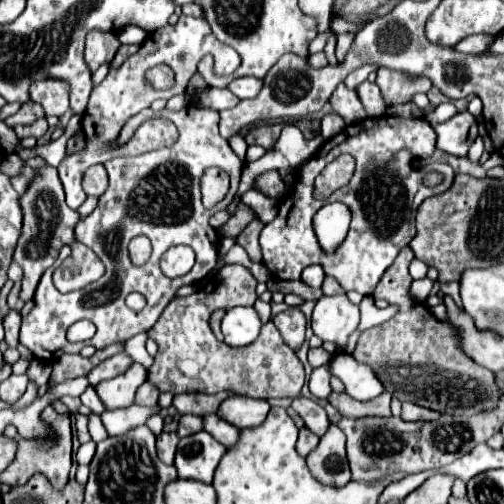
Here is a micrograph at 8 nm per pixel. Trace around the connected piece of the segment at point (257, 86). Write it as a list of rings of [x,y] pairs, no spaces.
[[[251,76],[235,78],[235,80],[229,84],[229,90],[231,90],[237,98],[241,98],[241,100],[245,100],[245,98],[255,98],[261,88],[263,88],[263,80],[251,78]]]

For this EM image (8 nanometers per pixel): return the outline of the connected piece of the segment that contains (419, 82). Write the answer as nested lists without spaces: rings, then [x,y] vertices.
[[[379,68],[377,86],[381,88],[381,94],[383,94],[387,106],[393,106],[393,104],[411,102],[413,96],[419,92],[427,94],[431,88],[431,80],[425,76],[419,76],[415,80],[407,80],[401,72],[395,72],[389,68]]]

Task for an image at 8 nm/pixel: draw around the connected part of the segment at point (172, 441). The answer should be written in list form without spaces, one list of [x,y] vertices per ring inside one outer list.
[[[161,432],[157,436],[157,452],[159,452],[159,458],[165,464],[173,464],[177,444],[179,444],[179,436],[175,432],[169,432],[169,434],[167,432]]]

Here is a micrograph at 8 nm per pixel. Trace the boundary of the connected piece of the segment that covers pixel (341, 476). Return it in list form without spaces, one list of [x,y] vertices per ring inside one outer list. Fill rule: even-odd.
[[[335,424],[321,436],[317,450],[307,456],[307,466],[319,482],[329,486],[343,486],[351,480],[345,456],[345,434]]]

